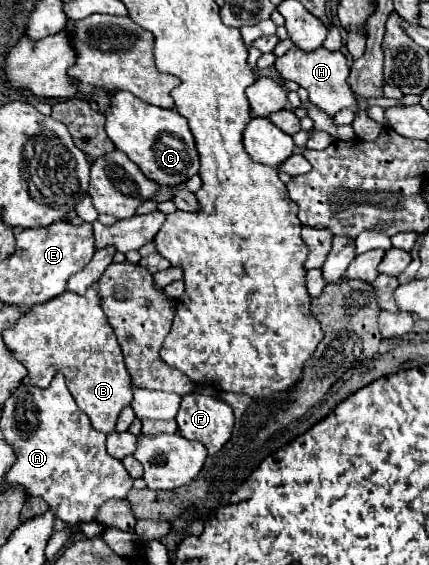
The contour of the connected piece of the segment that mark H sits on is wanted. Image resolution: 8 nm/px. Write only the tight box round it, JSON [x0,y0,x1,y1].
[276,48,356,116]

